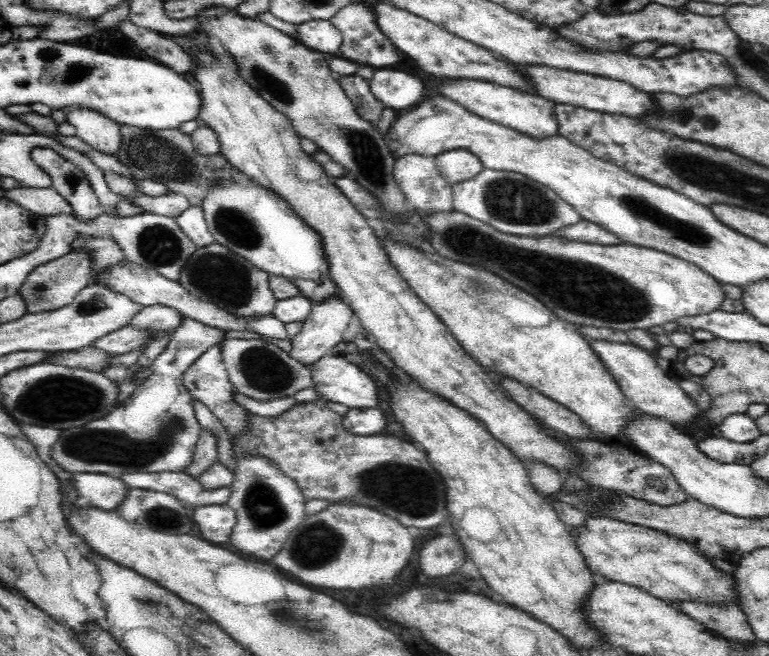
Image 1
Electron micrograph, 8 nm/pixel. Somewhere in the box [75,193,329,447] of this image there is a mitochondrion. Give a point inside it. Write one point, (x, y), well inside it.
(221, 276)

